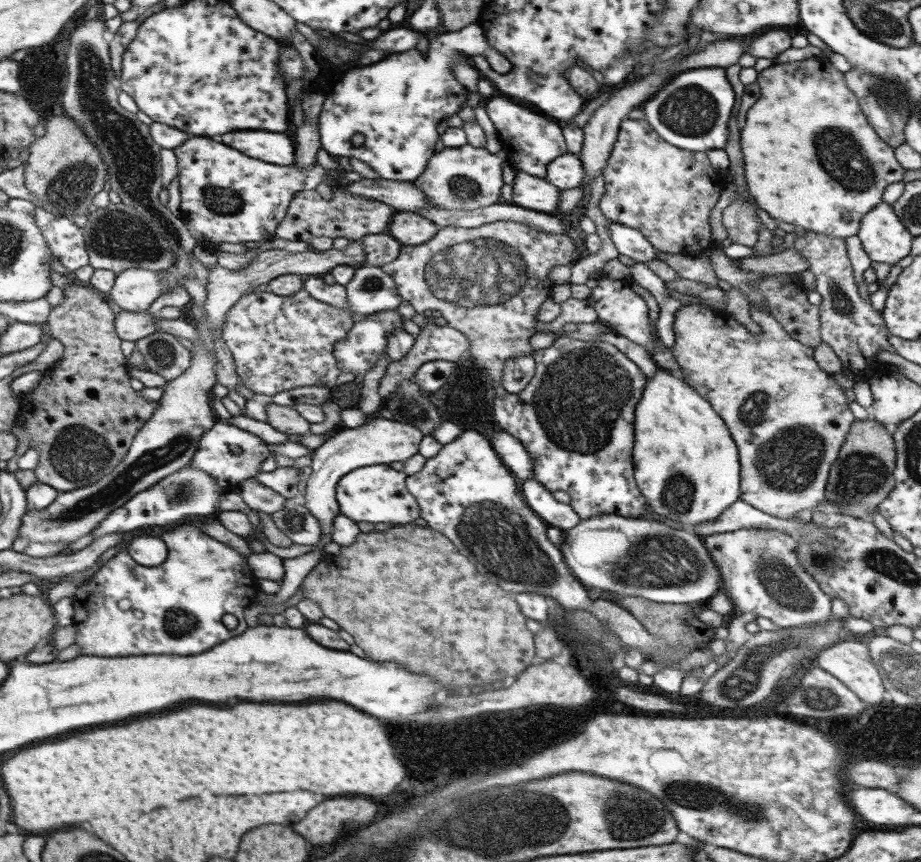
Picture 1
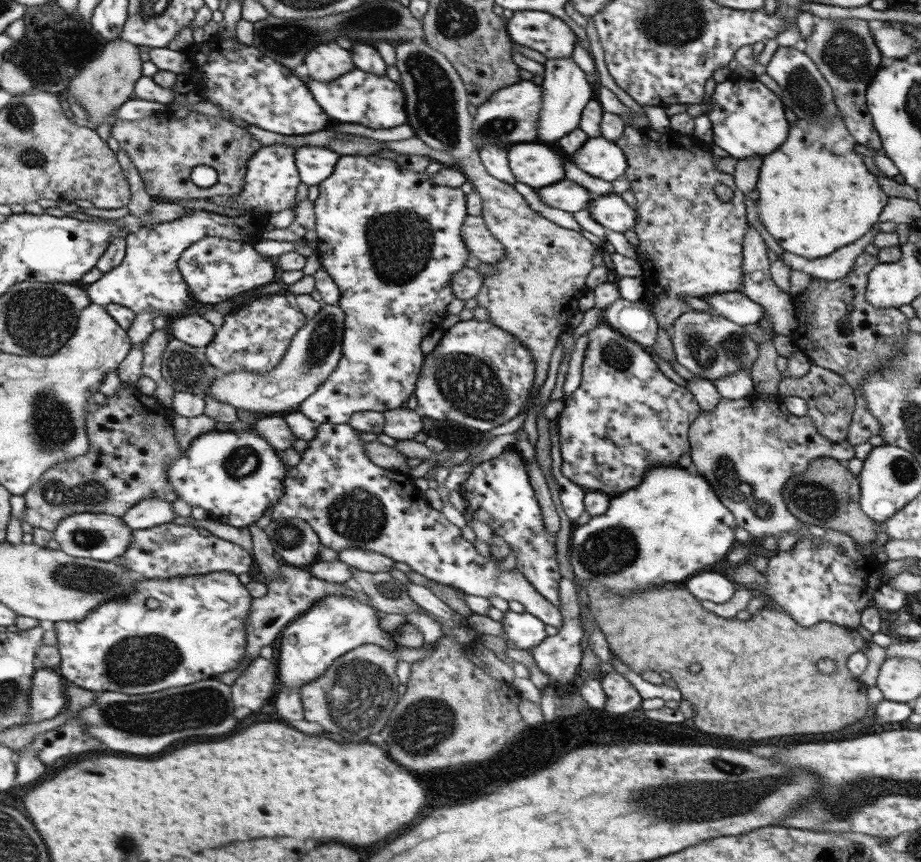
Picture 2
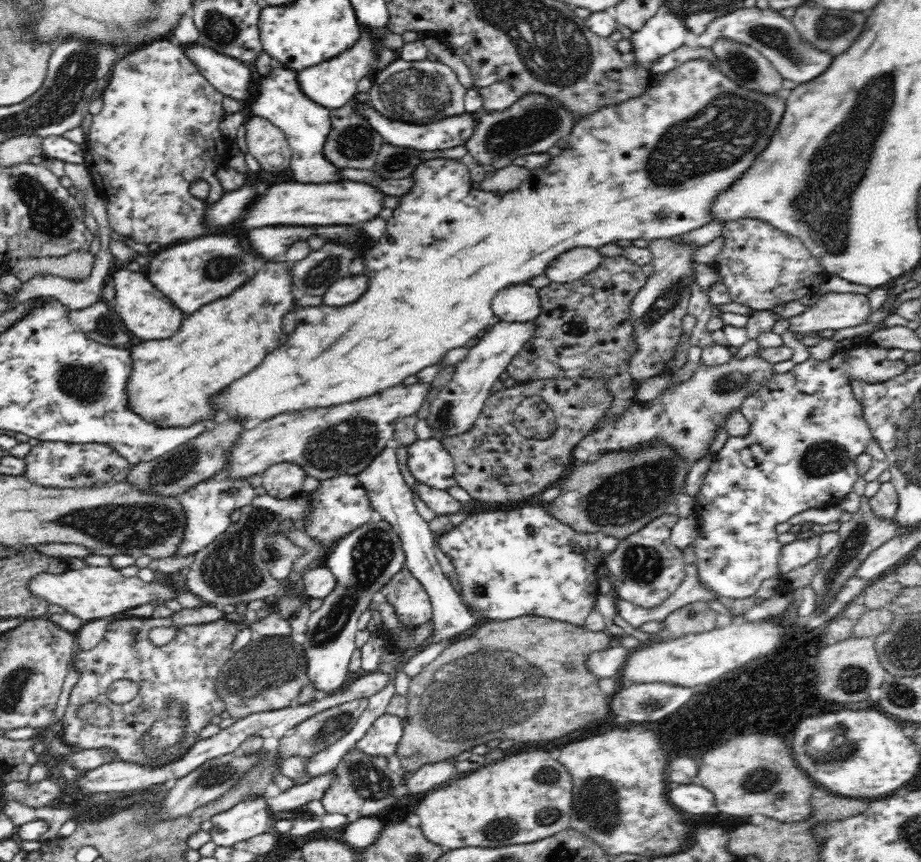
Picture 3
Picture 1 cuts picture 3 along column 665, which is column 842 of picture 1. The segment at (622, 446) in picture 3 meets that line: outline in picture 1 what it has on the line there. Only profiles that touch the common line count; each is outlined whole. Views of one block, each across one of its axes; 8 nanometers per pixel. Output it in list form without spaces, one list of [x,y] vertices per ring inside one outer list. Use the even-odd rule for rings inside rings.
[[[688,304],[681,306],[679,310],[675,310],[675,320],[673,320],[674,343],[669,349],[671,356],[673,356],[673,362],[677,364],[677,372],[679,372],[679,374],[675,372],[674,374],[677,377],[681,376],[680,378],[685,380],[685,384],[689,384],[701,398],[705,398],[727,427],[738,454],[740,499],[765,515],[785,521],[797,521],[795,514],[799,514],[803,510],[813,511],[813,508],[819,502],[822,502],[828,472],[831,470],[831,464],[838,458],[841,443],[845,441],[849,427],[854,421],[854,416],[849,410],[848,401],[843,390],[833,380],[833,376],[829,372],[821,370],[817,366],[817,362],[813,360],[812,348],[793,340],[793,337],[785,332],[769,312],[765,313],[757,309],[757,307],[749,307],[749,318],[751,326],[746,326],[735,320],[725,310],[717,311],[701,304]]]

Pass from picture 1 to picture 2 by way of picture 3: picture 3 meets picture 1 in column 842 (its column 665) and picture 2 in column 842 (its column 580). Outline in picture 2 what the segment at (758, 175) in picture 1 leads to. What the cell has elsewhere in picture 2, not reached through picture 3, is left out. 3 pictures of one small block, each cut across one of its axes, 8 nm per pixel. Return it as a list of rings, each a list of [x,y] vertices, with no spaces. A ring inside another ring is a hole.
[[[835,116],[835,118],[831,118],[831,120],[827,120],[824,123],[821,121],[803,120],[803,118],[797,119],[795,124],[789,125],[786,138],[787,140],[775,152],[770,152],[762,157],[762,163],[758,170],[758,179],[754,188],[758,194],[755,201],[757,210],[759,210],[758,220],[765,227],[765,230],[777,241],[777,245],[783,251],[805,259],[817,259],[829,256],[835,250],[852,244],[870,230],[870,226],[877,221],[882,208],[886,205],[888,196],[877,182],[876,172],[869,166],[866,159],[853,149],[856,142],[847,132],[846,126],[840,116]]]

